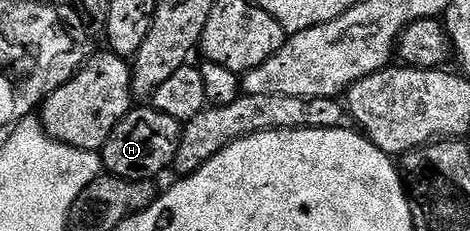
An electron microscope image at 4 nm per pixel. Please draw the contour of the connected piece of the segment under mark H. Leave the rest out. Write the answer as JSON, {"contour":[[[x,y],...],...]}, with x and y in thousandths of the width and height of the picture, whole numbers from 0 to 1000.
{"contour":[[[328,463],[281,468],[279,485],[266,498],[266,515],[249,532],[240,584],[232,584],[217,636],[221,736],[238,766],[277,784],[317,784],[336,771],[336,749],[362,736],[370,719],[387,584],[389,541],[377,515],[334,481]]]}

